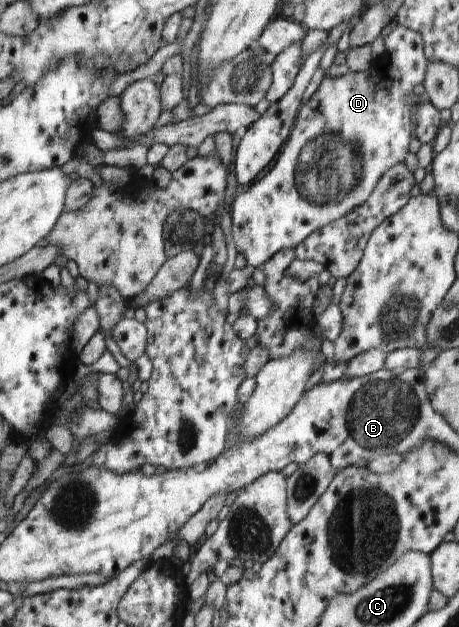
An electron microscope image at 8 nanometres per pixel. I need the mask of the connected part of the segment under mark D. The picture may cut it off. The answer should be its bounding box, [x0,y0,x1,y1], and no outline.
[229,25,428,268]

